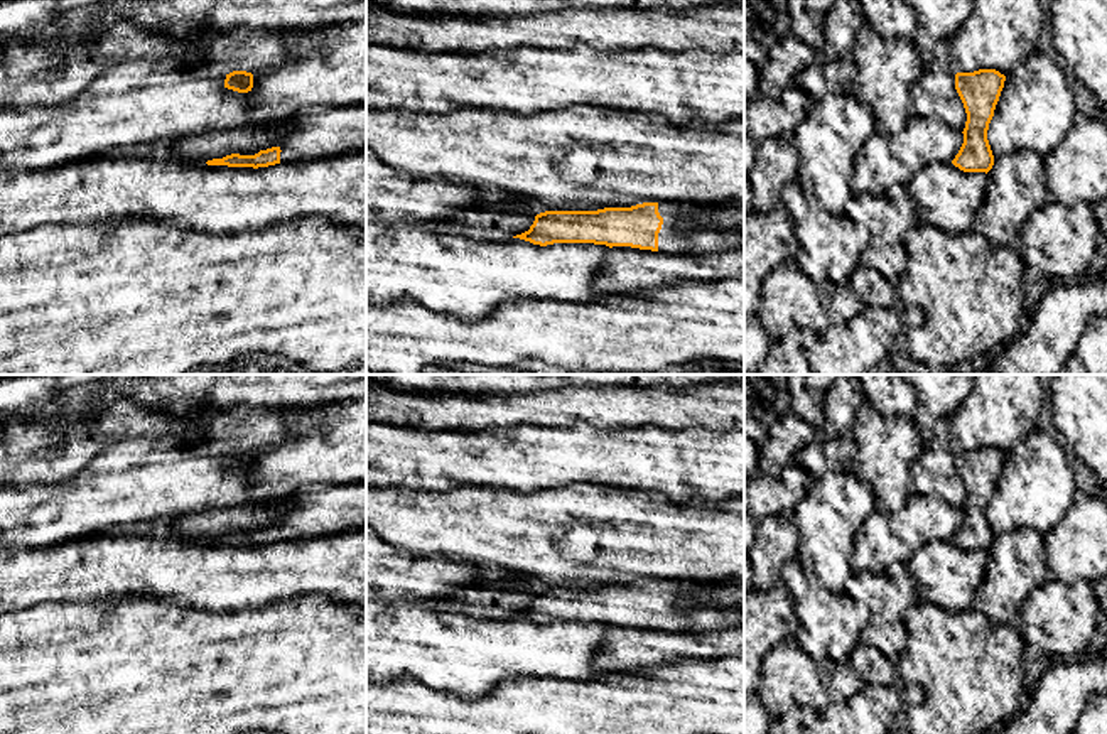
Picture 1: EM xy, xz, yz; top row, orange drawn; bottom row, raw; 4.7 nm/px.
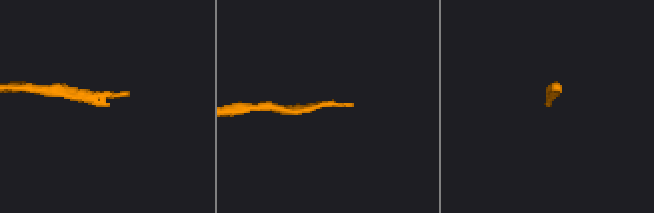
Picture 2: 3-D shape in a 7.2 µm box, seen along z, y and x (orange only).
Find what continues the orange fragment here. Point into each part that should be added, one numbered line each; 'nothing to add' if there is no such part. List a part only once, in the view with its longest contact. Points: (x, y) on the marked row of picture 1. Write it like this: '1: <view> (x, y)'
1: xz (706, 238)

